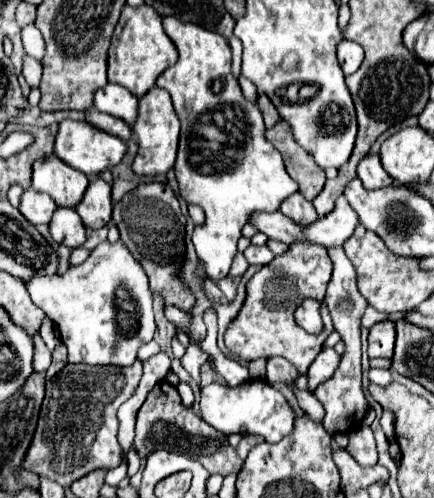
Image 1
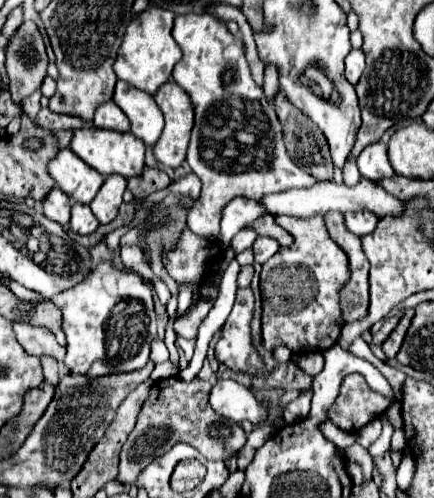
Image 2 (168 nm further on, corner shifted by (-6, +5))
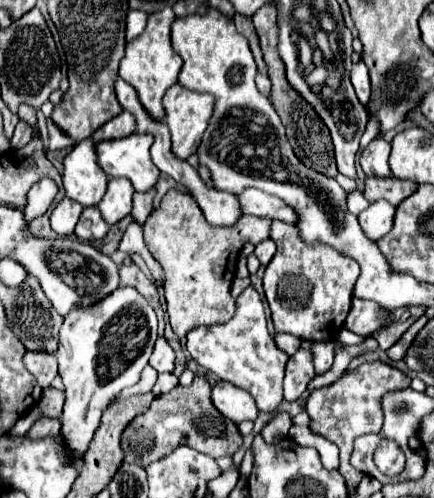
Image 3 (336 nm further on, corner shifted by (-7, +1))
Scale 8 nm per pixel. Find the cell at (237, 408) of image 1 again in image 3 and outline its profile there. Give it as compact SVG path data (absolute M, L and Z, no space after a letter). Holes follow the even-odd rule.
M217 381L211 391L211 399L213 405L219 409L219 413L231 419L233 423L241 423L245 419L249 421L257 419L259 409L255 405L255 399L241 387L235 387L227 381Z

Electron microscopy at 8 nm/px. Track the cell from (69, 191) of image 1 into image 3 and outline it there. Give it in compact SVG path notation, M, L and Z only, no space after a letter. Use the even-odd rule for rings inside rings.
M93 139L81 141L65 157L63 185L67 197L83 207L93 207L103 199L107 191L107 175L95 159Z

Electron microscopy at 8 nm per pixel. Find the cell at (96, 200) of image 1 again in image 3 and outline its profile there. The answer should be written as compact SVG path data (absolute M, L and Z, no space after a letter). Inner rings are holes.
M109 179L109 187L105 197L99 203L103 219L113 225L121 221L125 215L131 213L131 197L133 197L133 187L129 179Z

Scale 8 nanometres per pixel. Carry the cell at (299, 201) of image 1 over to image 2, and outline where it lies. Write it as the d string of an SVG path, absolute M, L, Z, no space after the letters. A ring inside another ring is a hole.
M314 215L314 219L294 219L294 217L278 217L280 227L290 231L294 237L292 247L282 247L274 259L268 259L262 265L260 273L260 291L262 291L262 345L264 349L276 349L280 345L288 347L292 353L310 353L310 351L326 351L330 349L342 331L342 317L338 305L338 291L348 281L348 257L346 253L330 239L324 219Z

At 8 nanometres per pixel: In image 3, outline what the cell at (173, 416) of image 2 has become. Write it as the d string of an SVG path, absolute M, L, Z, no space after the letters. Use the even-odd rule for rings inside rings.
M197 375L189 387L175 387L173 391L155 397L145 415L137 415L123 431L121 449L127 463L147 467L149 463L169 455L179 445L189 445L213 459L233 455L243 443L243 437L231 419L219 415L211 403L211 387L203 375Z

